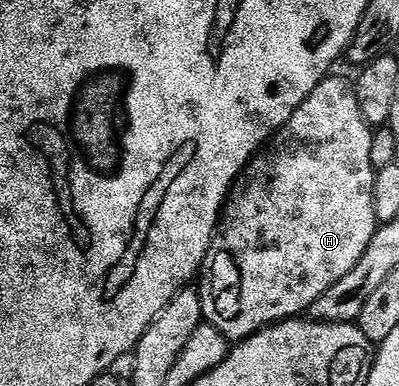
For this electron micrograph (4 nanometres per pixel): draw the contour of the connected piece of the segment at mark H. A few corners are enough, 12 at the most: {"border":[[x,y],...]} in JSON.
{"border":[[329,74],[210,249],[239,342],[303,317],[378,227],[374,128]]}

